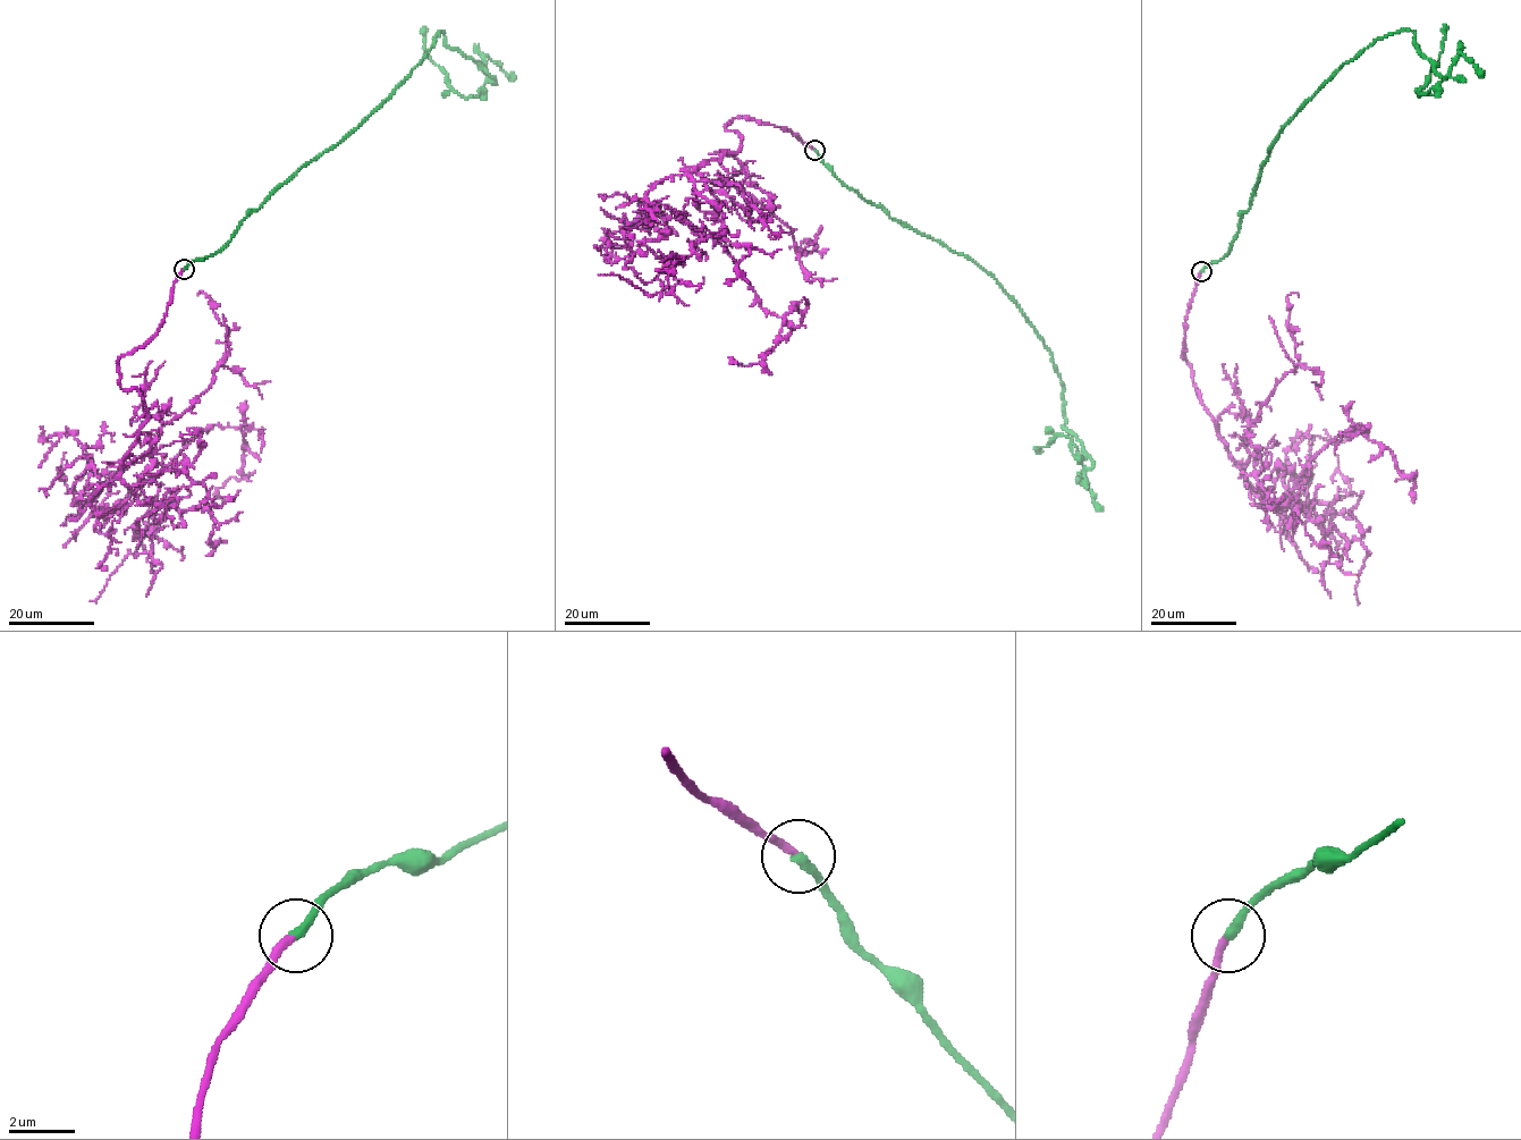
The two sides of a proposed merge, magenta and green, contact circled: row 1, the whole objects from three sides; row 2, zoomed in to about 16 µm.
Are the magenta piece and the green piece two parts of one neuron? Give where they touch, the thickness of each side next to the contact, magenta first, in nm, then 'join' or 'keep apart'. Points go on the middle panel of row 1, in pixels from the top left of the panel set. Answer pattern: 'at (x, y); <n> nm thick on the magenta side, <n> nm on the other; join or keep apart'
at (814, 150); 240 nm thick on the magenta side, 300 nm on the other; join

